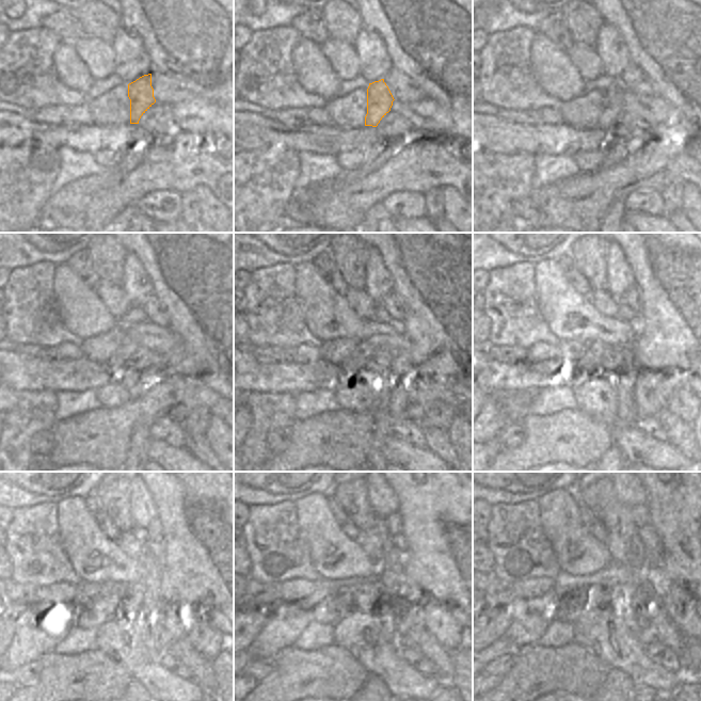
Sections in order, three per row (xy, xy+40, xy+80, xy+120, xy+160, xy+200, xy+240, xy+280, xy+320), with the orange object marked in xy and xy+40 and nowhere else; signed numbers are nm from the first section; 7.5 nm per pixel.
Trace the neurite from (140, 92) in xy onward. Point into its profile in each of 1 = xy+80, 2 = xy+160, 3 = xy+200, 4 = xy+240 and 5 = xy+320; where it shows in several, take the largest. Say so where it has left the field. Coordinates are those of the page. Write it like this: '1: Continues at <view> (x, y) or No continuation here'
1: Continues at xy+80 (612, 107)
2: Continues at xy+160 (363, 352)
3: Continues at xy+200 (598, 353)
4: Continues at xy+240 (101, 609)
5: Continues at xy+320 (568, 608).

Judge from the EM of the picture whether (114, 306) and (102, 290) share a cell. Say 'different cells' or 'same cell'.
same cell

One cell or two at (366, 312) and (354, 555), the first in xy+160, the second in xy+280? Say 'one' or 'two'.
two

